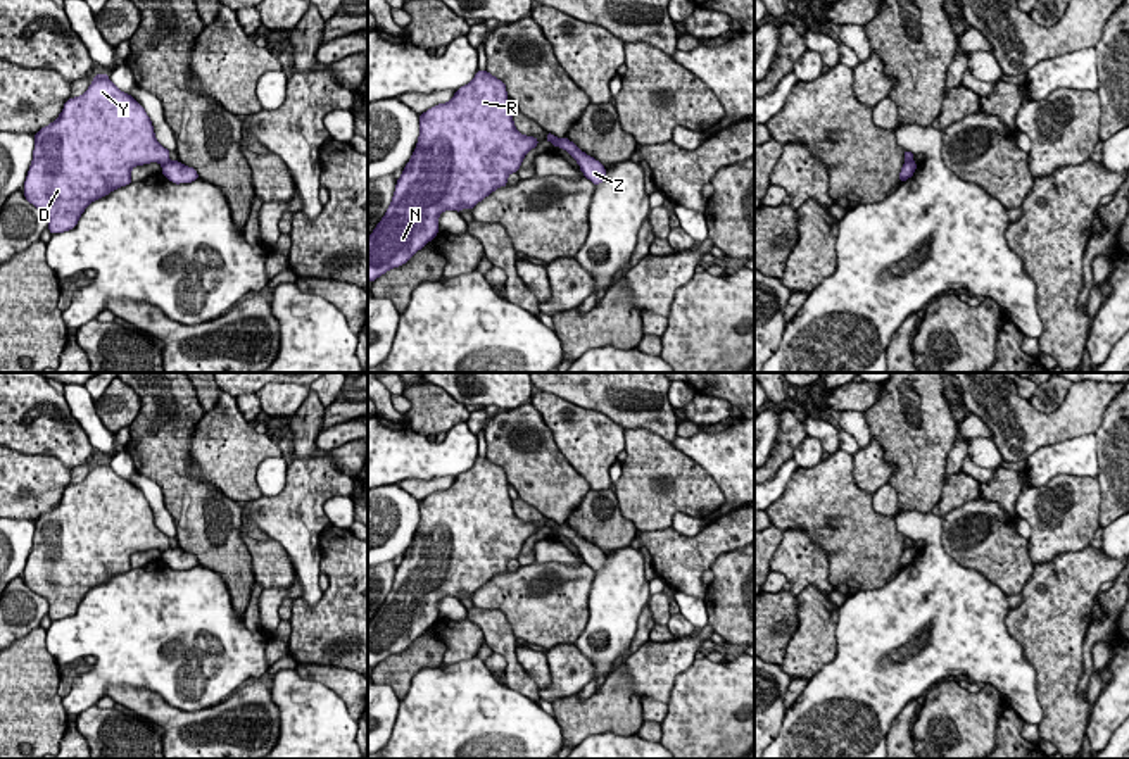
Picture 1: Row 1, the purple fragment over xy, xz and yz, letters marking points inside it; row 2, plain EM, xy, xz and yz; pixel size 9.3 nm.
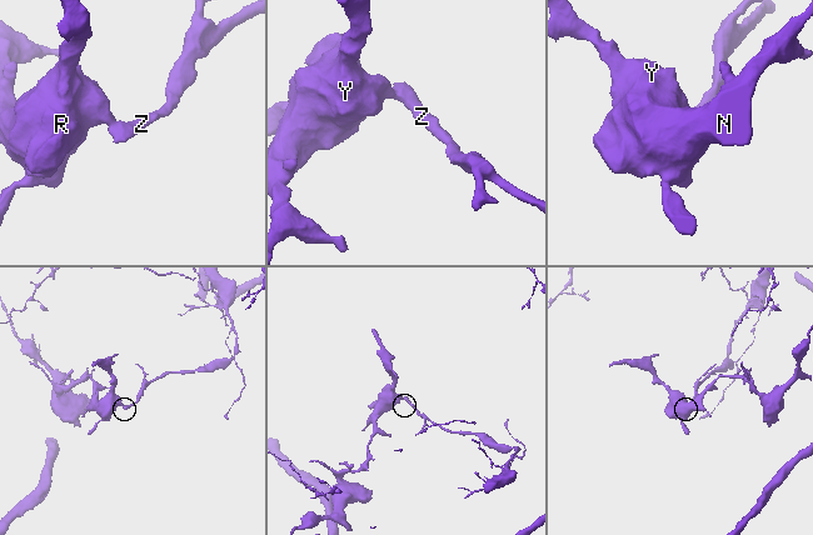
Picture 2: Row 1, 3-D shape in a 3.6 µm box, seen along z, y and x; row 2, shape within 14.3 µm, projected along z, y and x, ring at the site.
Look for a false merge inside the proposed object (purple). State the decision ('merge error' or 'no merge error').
merge error

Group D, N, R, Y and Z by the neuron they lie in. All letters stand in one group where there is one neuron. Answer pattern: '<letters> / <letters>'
D N R Y / Z

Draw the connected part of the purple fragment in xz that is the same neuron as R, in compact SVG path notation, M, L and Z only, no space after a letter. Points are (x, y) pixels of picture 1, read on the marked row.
M476 71L473 81L456 90L451 102L419 114L419 138L413 157L397 179L392 204L368 236L368 281L406 264L432 242L444 210L473 210L494 190L506 186L511 172L518 172L523 157L539 140L514 128L508 98L501 79Z

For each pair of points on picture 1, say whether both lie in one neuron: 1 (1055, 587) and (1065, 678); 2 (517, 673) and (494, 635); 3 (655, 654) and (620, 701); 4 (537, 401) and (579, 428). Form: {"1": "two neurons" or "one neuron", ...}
{"1": "one neuron", "2": "one neuron", "3": "two neurons", "4": "one neuron"}

